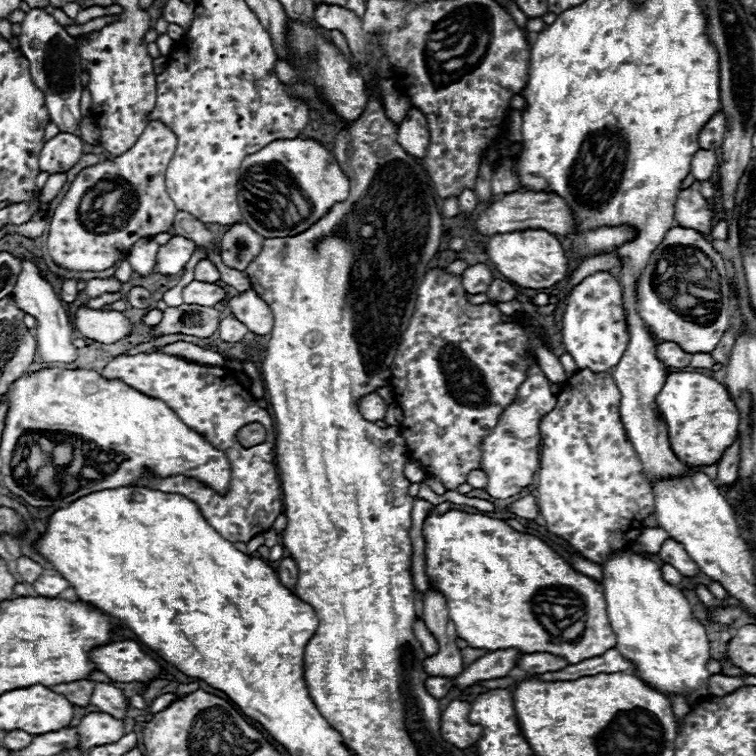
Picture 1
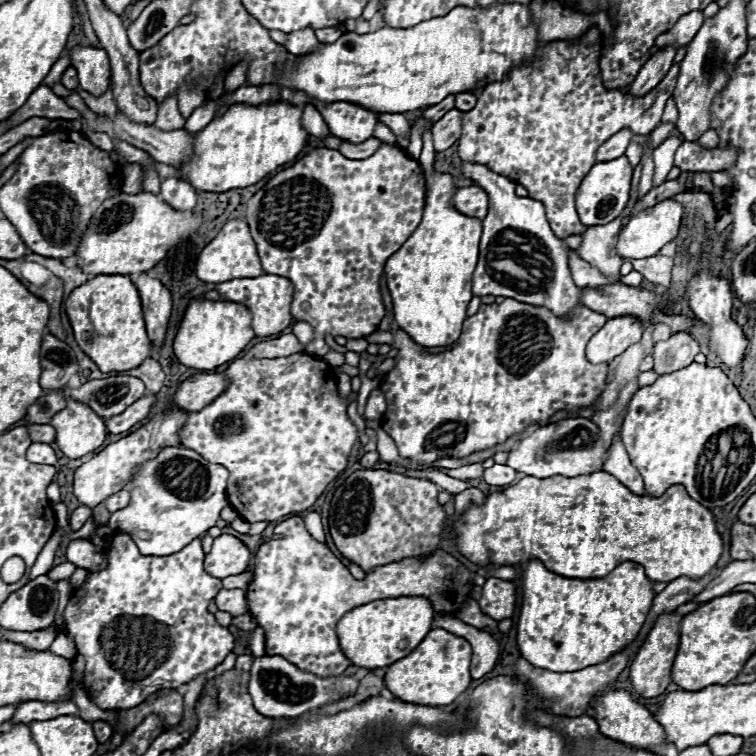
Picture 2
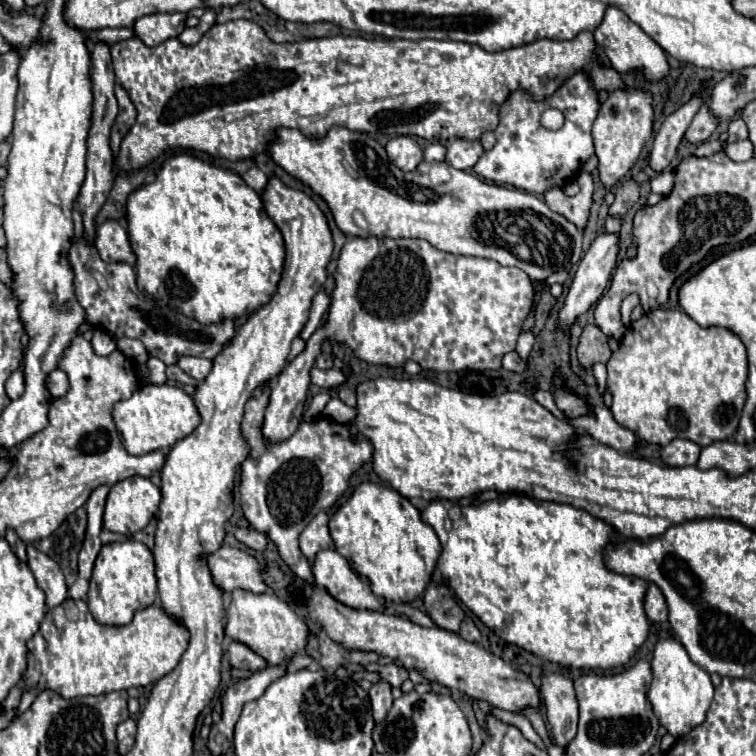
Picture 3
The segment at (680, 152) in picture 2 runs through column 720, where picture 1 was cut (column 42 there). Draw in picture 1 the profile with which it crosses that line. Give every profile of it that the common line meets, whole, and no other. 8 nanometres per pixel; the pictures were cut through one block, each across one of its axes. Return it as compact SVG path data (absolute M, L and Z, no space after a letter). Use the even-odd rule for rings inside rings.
M68 132L56 134L44 144L38 156L40 170L48 174L70 170L82 158L82 146L84 142L74 134L68 134Z

